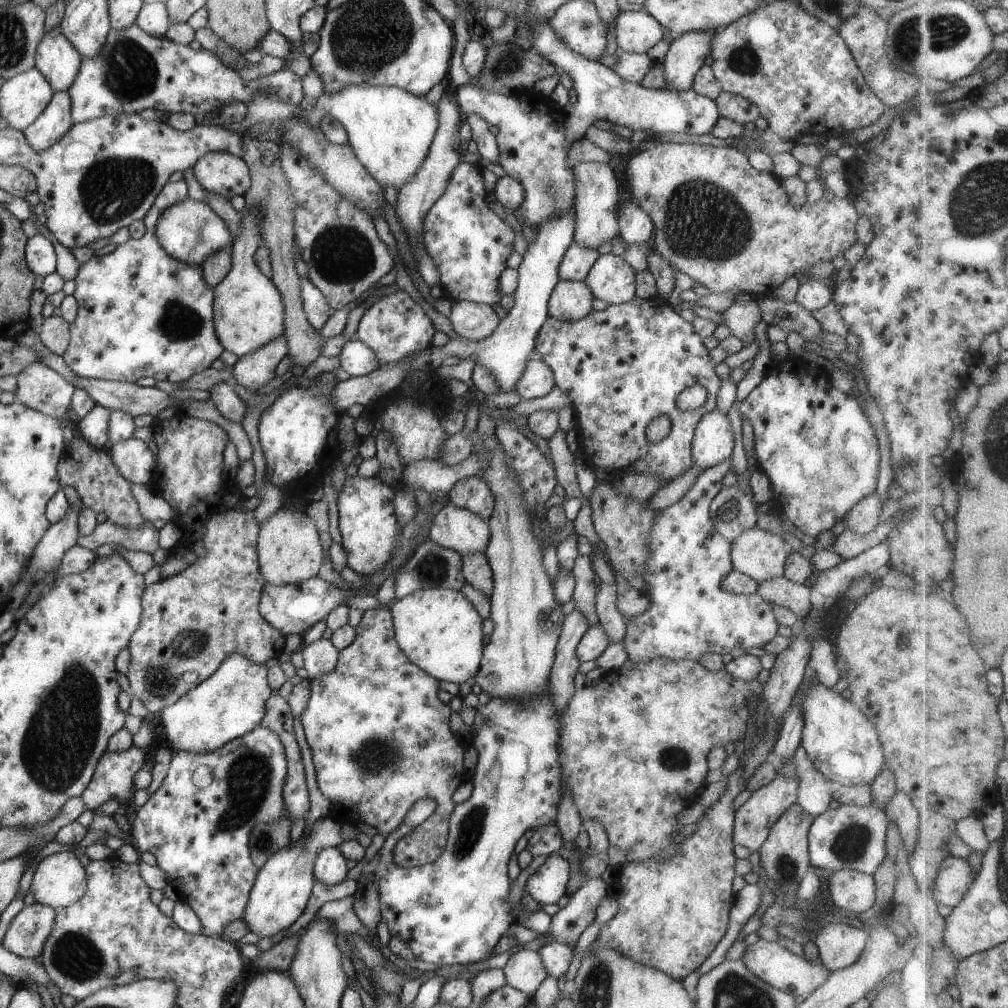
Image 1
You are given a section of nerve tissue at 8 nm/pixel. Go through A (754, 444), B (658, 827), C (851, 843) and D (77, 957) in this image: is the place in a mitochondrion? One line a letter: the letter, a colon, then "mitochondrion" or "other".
A: other
B: other
C: mitochondrion
D: mitochondrion

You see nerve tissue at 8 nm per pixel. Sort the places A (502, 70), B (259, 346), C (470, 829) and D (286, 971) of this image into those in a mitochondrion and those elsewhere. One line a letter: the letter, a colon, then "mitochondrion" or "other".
A: mitochondrion
B: other
C: mitochondrion
D: other

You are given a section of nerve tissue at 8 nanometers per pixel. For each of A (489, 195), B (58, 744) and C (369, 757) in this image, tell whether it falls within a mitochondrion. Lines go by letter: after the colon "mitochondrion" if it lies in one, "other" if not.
A: other
B: mitochondrion
C: mitochondrion

